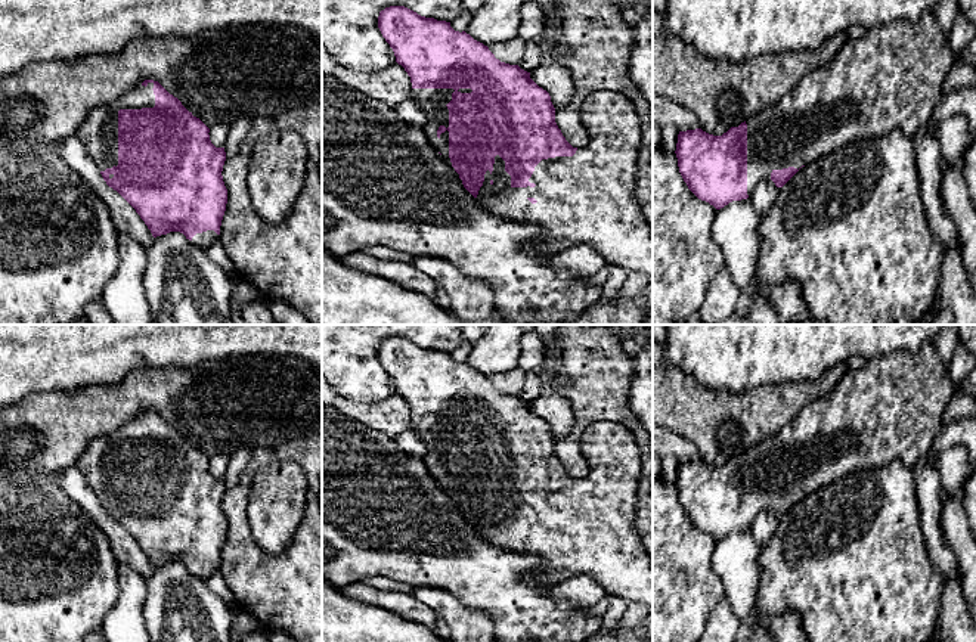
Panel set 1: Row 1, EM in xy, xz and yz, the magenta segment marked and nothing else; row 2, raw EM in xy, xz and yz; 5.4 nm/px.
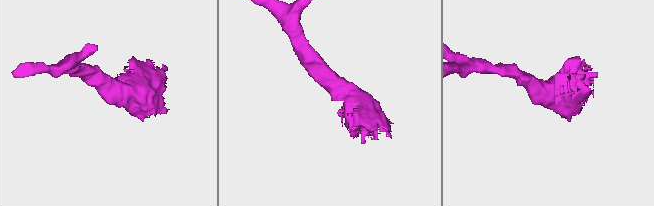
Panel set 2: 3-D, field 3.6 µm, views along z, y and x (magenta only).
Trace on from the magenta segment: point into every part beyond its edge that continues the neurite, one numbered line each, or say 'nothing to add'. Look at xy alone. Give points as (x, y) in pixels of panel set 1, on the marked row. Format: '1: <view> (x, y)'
1: xy (99, 130)

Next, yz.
1: yz (892, 77)

